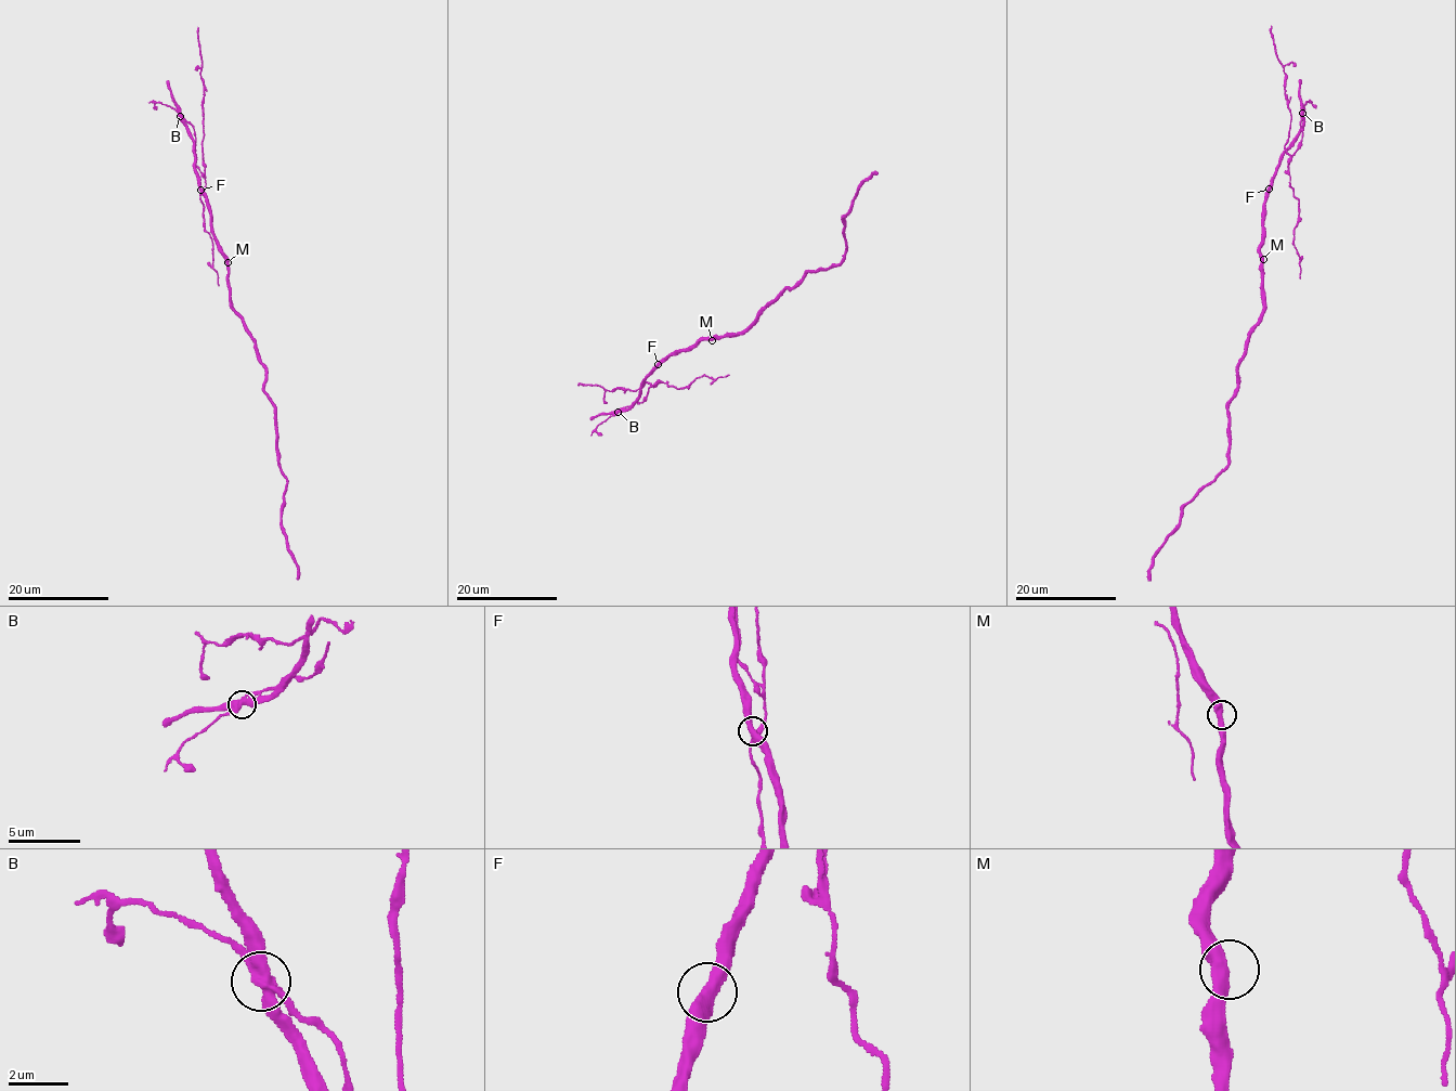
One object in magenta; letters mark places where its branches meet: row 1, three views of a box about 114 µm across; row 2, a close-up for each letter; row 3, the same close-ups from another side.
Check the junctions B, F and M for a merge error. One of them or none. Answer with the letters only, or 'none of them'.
B

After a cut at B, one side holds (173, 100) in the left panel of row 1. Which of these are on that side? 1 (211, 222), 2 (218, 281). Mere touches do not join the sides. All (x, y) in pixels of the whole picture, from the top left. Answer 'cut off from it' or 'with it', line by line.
1: with it
2: cut off from it

